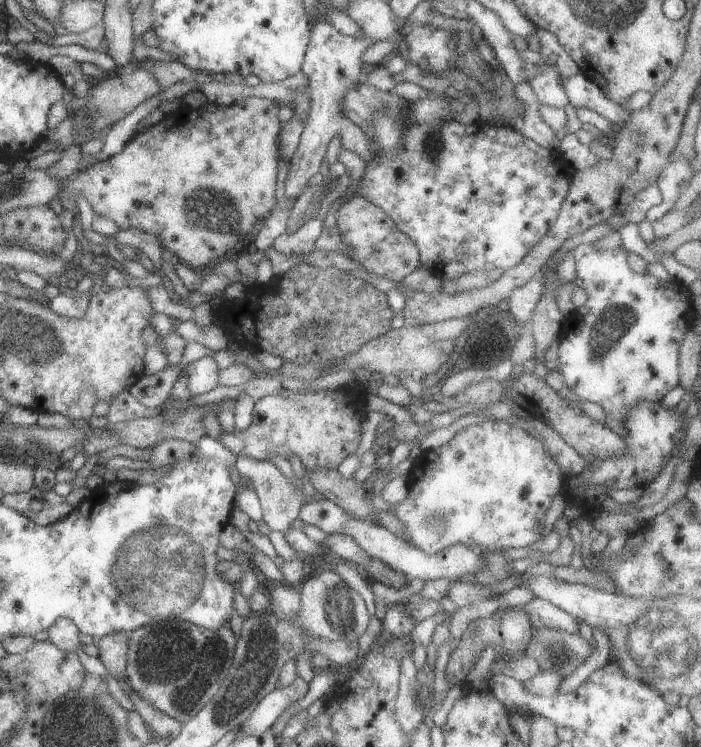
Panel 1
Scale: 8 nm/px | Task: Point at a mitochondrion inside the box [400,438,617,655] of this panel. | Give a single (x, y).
(432, 524)

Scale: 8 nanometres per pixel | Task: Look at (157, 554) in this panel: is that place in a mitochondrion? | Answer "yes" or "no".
yes

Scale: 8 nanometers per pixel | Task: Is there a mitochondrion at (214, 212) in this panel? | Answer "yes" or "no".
yes

